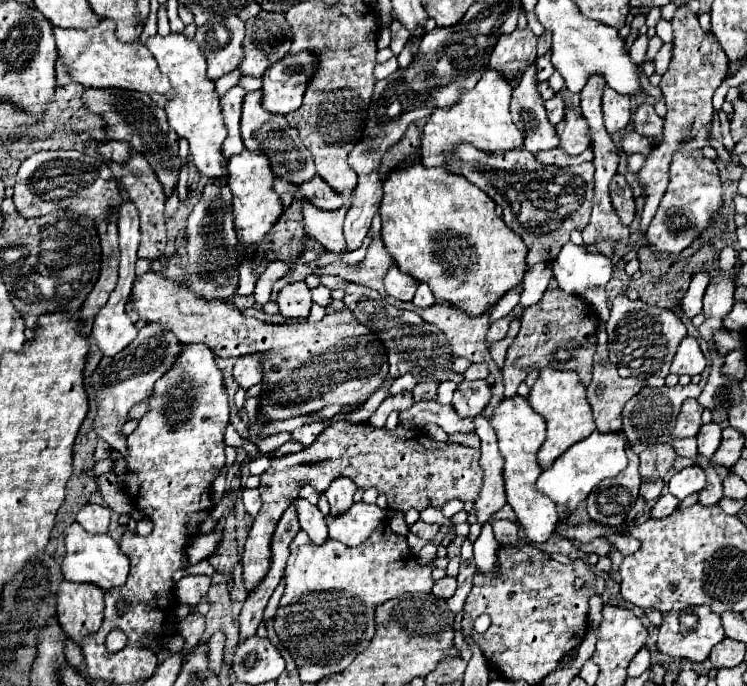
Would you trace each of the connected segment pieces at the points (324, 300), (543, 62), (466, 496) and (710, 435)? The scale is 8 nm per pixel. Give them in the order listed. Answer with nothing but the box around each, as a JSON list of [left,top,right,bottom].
[[310,286,330,306],[536,52,554,82],[242,422,484,590],[696,422,722,458]]

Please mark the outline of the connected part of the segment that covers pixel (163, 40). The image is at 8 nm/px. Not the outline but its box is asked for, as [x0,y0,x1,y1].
[146,32,226,178]

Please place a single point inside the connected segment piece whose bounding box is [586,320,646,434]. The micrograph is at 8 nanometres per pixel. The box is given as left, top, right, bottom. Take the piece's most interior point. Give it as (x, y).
(608, 392)

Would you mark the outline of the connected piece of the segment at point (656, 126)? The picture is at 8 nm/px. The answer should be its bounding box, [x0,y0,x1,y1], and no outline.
[634,104,664,146]

